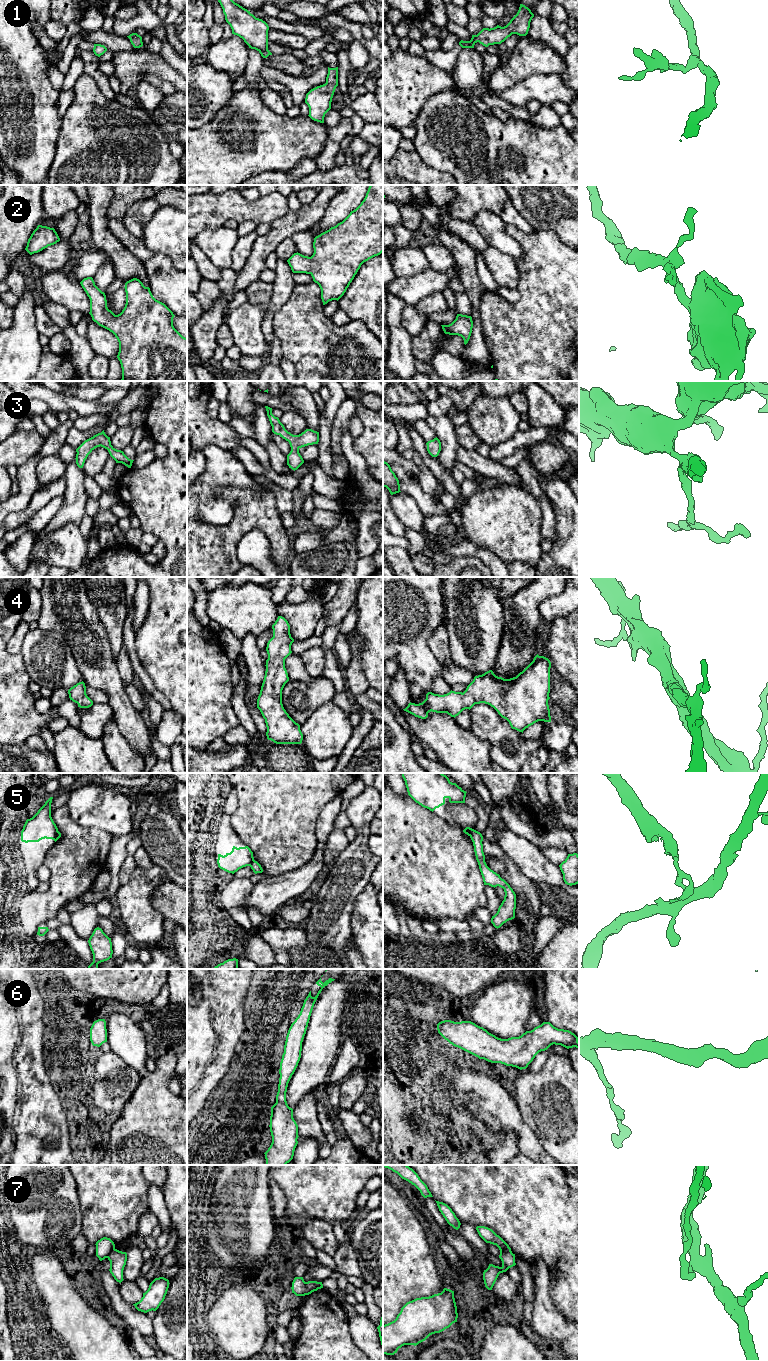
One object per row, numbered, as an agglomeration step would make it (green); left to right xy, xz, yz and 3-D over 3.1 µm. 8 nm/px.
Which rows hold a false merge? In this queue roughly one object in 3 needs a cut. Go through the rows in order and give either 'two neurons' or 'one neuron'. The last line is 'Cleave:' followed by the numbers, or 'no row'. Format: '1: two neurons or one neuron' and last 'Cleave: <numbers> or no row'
1: one neuron
2: one neuron
3: one neuron
4: one neuron
5: two neurons
6: one neuron
7: two neurons
Cleave: 5, 7

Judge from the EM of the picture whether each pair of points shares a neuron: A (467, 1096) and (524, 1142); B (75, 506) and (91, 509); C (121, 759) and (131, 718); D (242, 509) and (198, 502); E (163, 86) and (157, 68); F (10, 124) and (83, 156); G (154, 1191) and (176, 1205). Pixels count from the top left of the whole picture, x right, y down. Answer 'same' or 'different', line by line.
A: same
B: different
C: different
D: different
E: different
F: different
G: different

